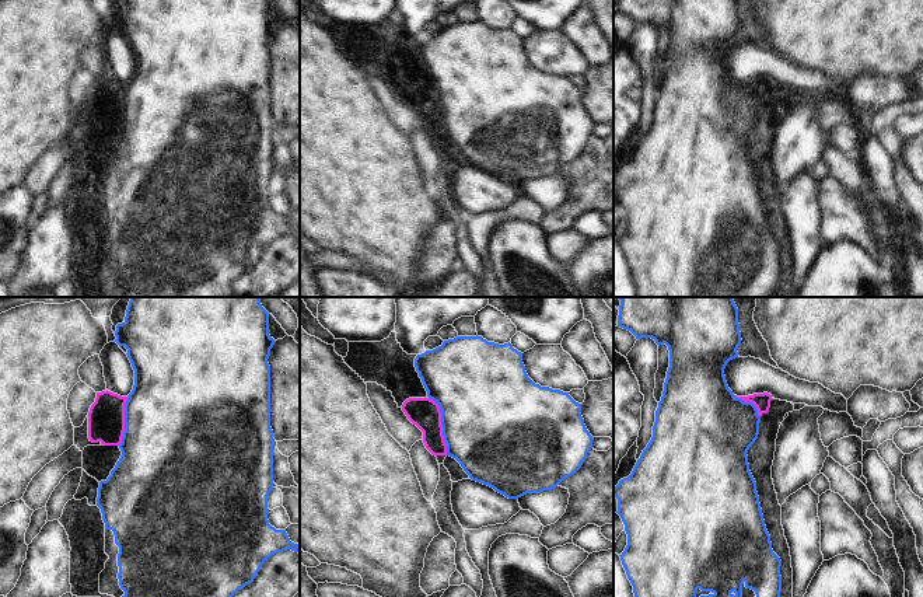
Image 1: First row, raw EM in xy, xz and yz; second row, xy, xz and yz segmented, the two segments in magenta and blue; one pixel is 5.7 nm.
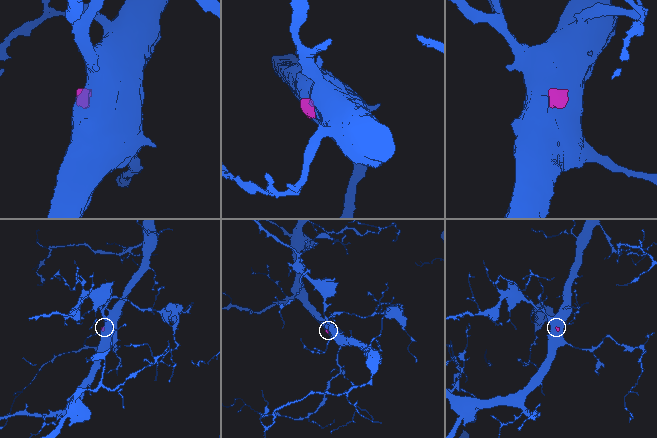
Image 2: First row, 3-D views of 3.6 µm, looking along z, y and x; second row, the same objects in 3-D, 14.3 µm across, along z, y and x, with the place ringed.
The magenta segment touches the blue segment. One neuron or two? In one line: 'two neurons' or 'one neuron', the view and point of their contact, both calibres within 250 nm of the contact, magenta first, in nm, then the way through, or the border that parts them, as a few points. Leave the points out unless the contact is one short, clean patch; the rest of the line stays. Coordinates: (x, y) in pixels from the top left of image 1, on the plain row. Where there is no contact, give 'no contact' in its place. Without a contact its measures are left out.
one neuron; contact xz (440, 111); calibres 170 and 480 nm; way xz (423, 98), (429, 100), (440, 111), (483, 107)

